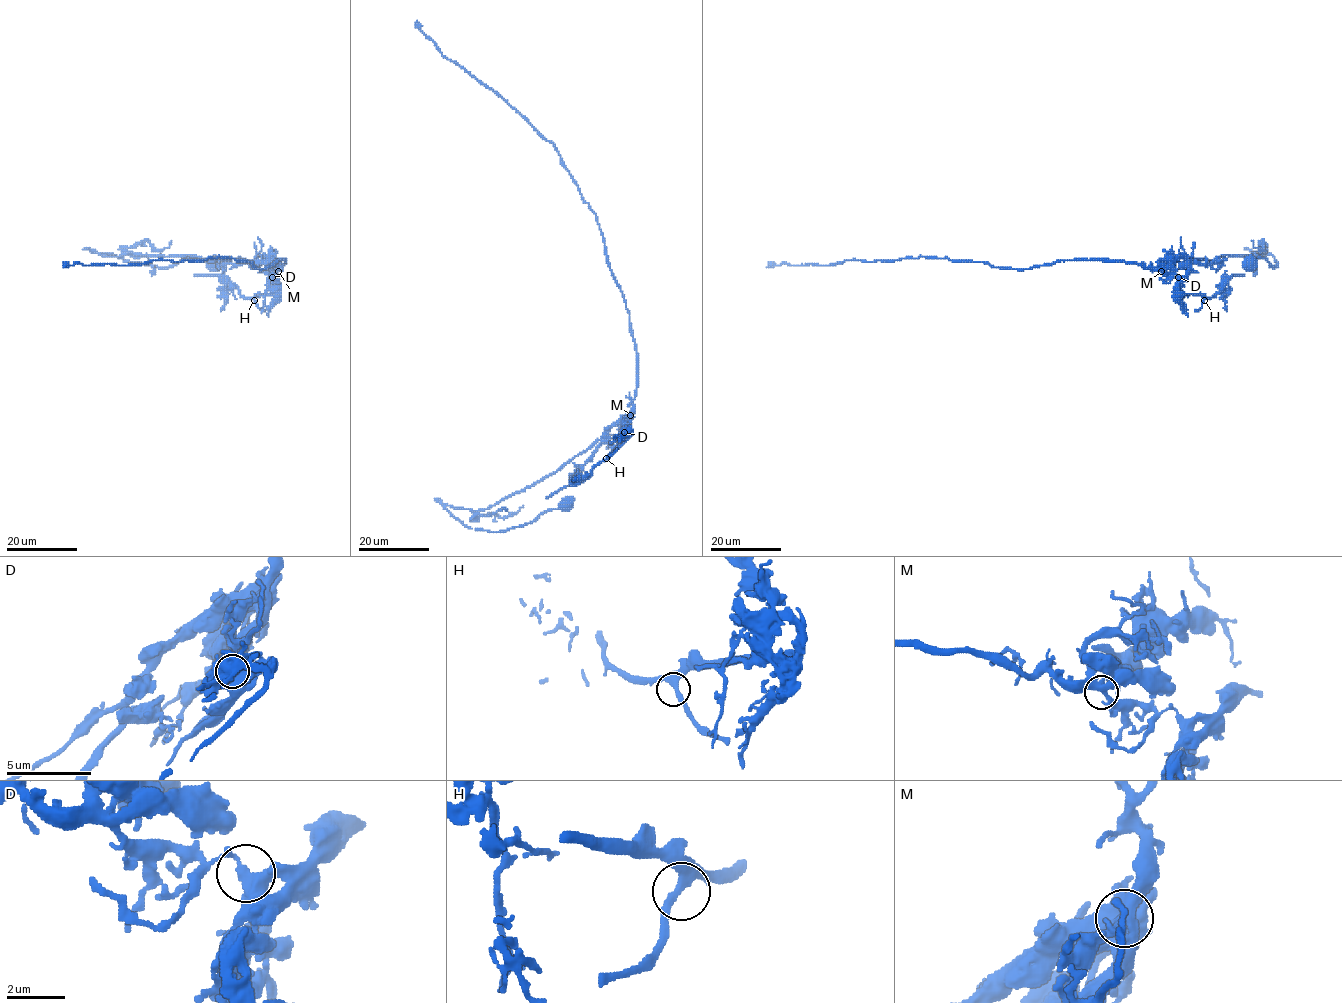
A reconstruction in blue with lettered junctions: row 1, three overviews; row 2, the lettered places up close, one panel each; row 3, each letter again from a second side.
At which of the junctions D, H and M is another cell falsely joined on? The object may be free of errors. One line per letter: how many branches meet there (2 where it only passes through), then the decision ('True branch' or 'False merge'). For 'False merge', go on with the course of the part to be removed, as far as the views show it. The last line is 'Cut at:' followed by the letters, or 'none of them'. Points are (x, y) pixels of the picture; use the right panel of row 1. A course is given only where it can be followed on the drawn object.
D: Branches: 3. False merge. Course of the part to remove: (1178, 276), (1180, 292), (1211, 298), (1232, 275), (1244, 275)
H: Branches: 3. True branch
M: Branches: 3. True branch
Cut at: D

